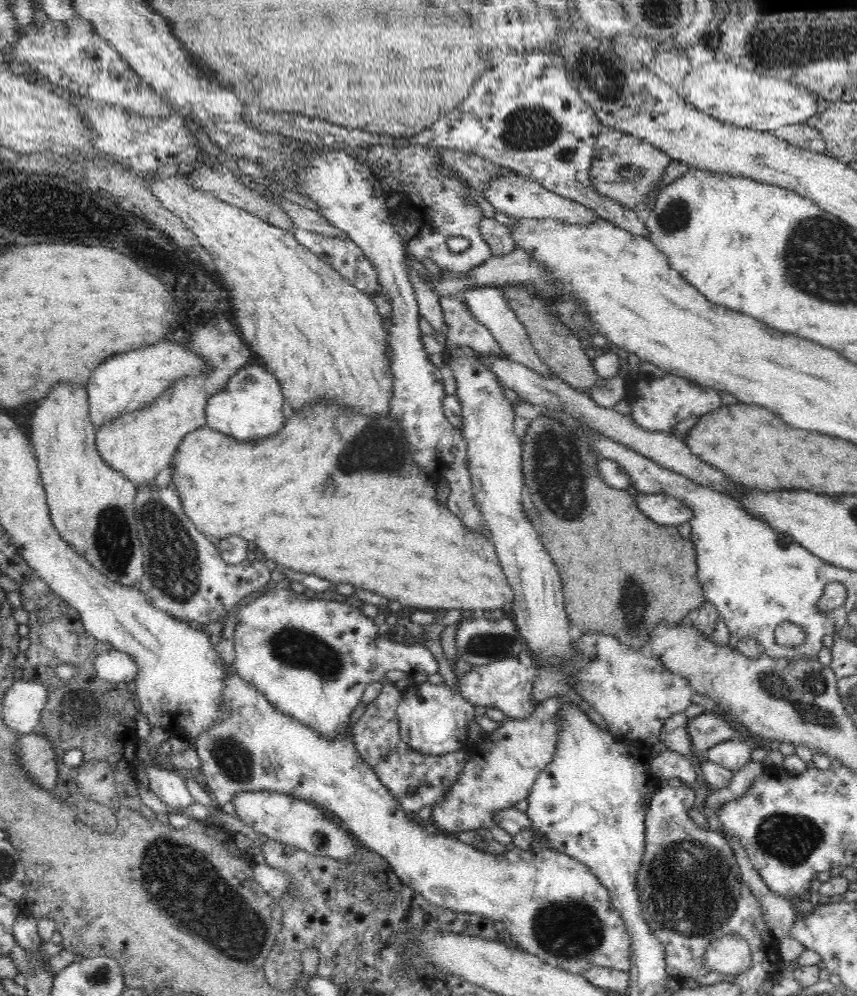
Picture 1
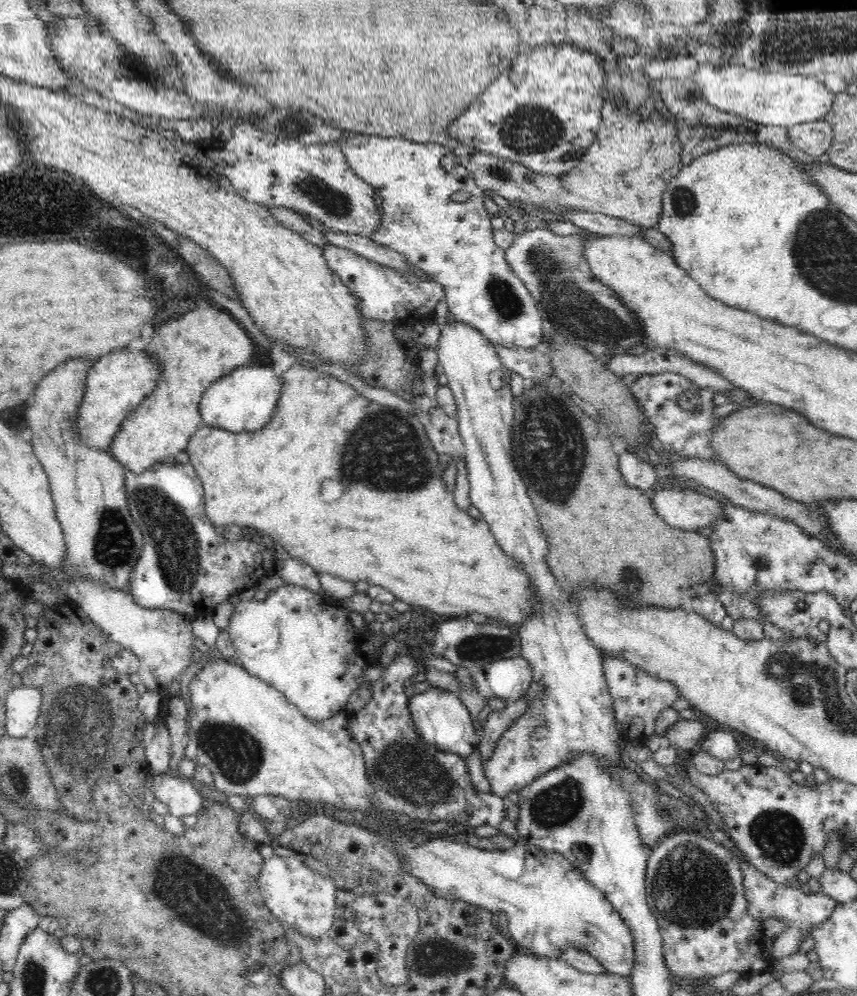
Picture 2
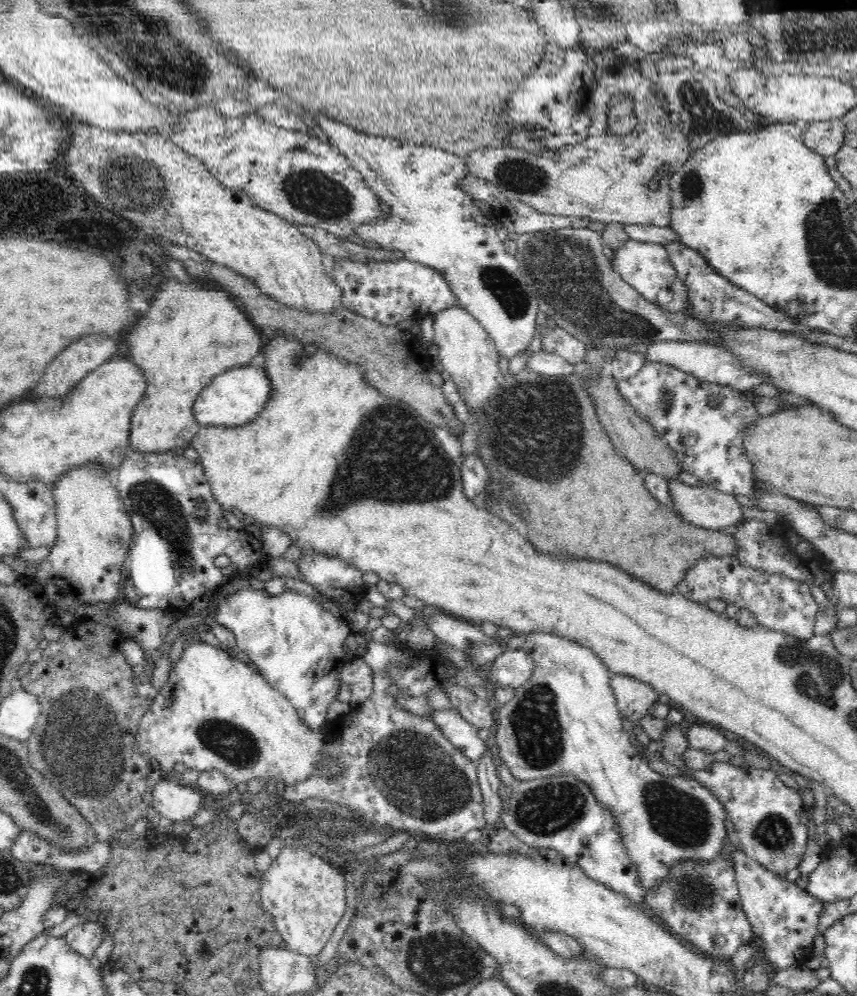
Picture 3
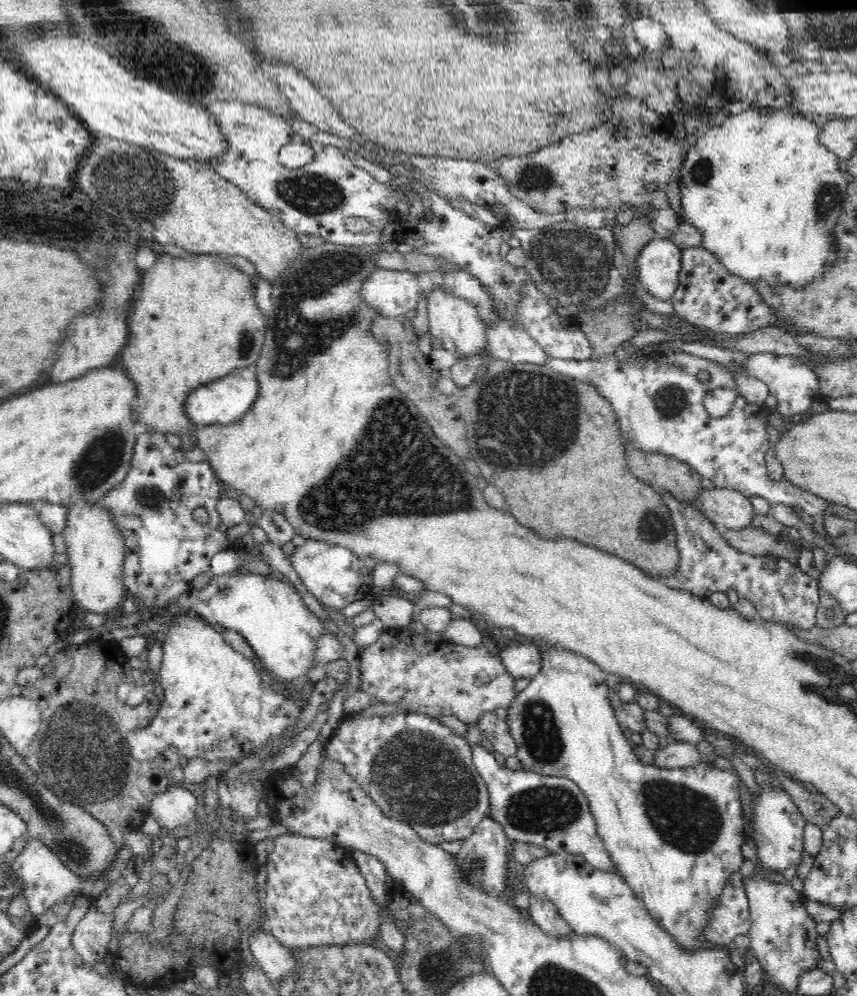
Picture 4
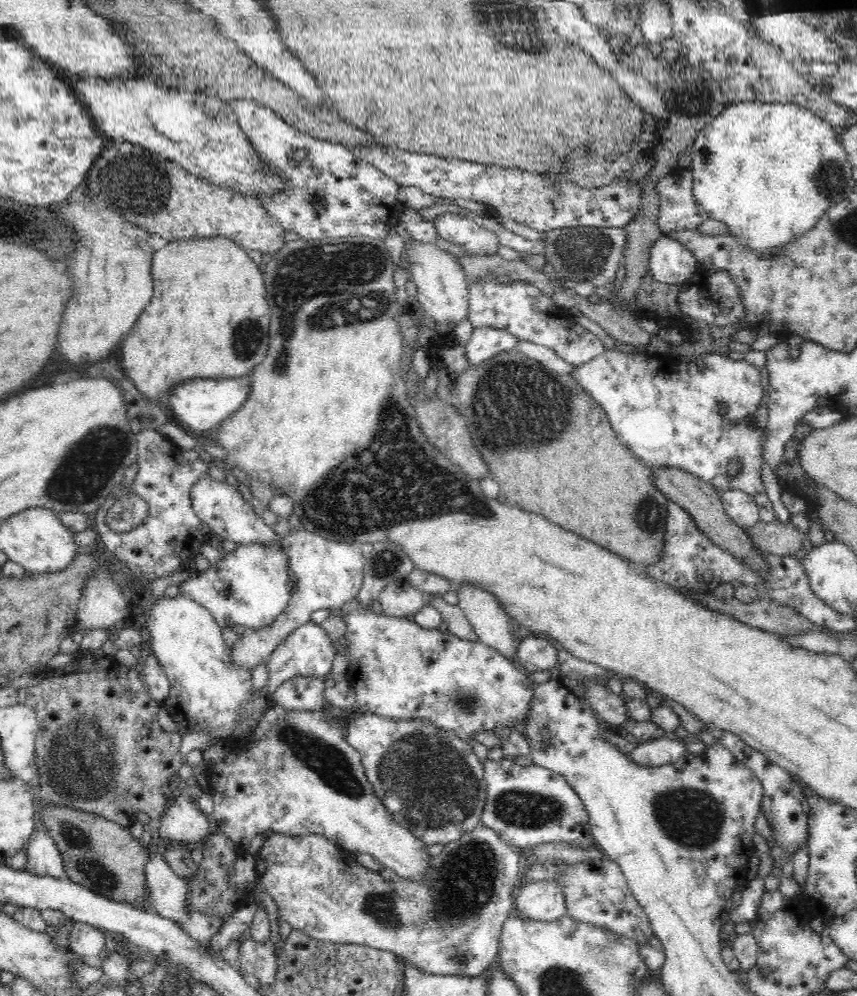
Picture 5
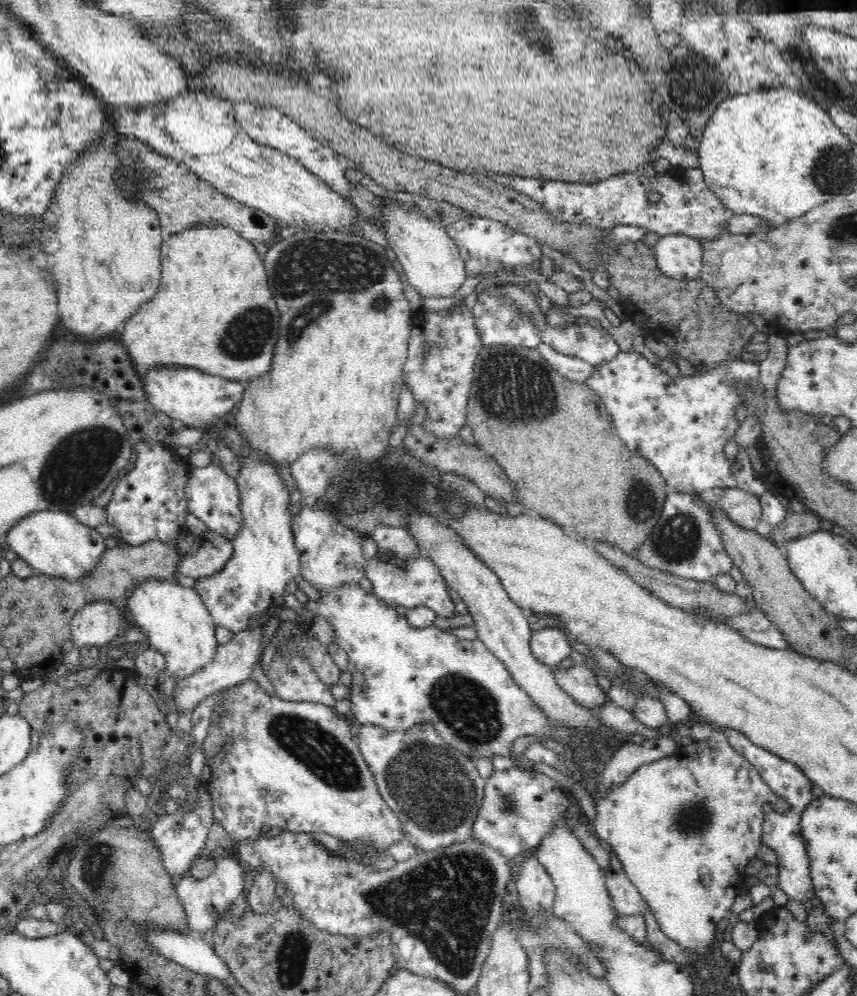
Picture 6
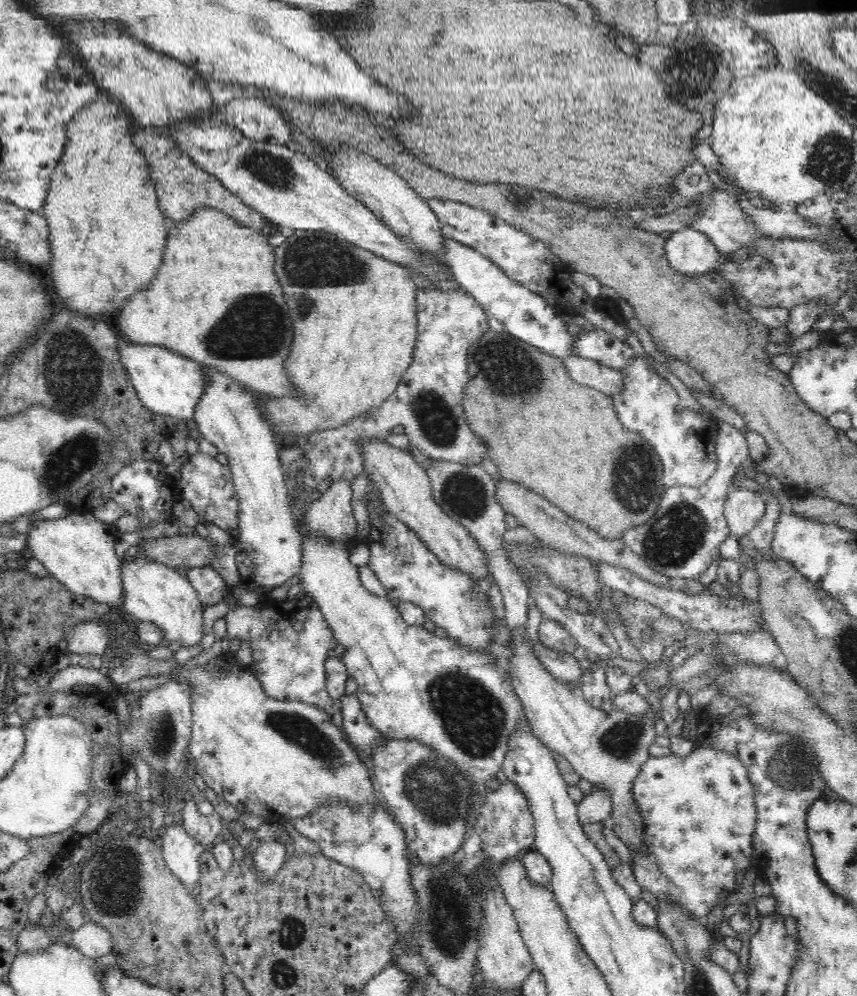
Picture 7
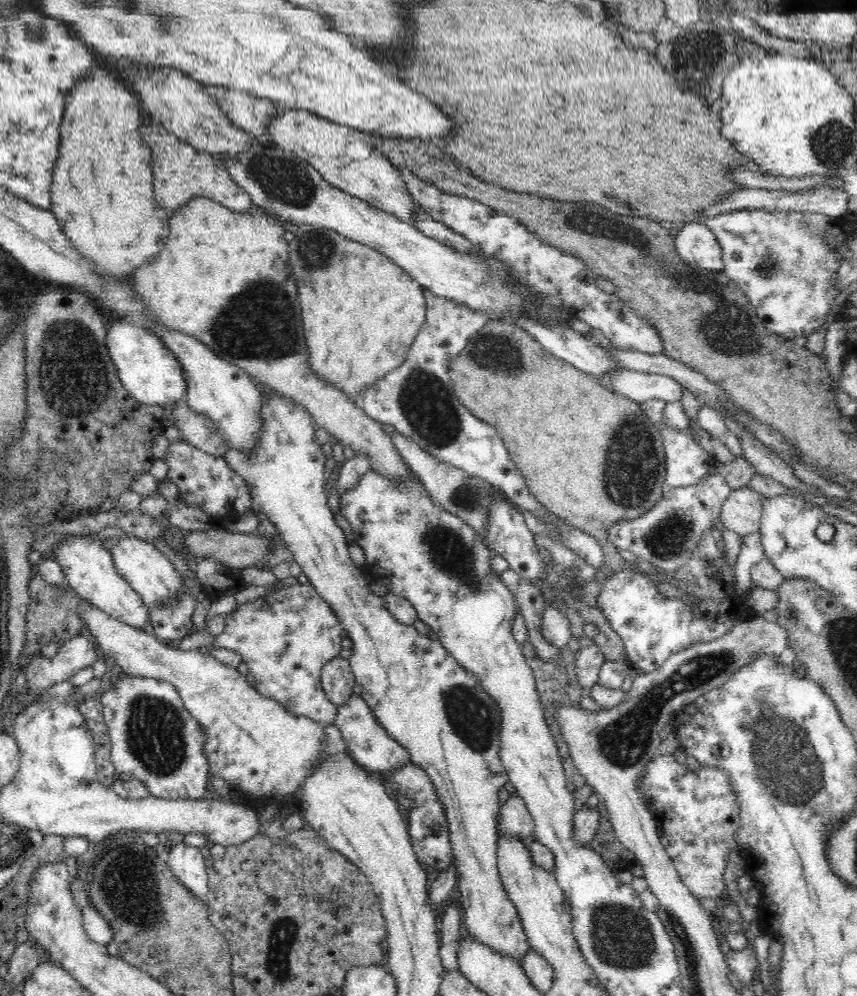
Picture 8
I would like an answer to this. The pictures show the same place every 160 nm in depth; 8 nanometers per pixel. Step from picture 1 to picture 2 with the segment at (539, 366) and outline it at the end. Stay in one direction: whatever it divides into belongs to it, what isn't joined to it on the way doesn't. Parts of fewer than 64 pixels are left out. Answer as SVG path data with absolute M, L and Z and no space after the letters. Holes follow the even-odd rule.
M343 131L344 138L338 142L340 149L344 151L348 165L352 167L352 170L368 184L372 185L374 192L380 194L383 198L383 204L381 211L381 224L380 228L376 228L376 232L370 236L370 238L378 244L391 248L401 255L404 255L408 262L416 268L420 268L426 274L434 278L445 288L445 298L447 300L449 312L454 315L456 321L460 320L464 324L479 330L486 338L488 338L494 345L502 345L506 348L520 347L523 349L534 349L540 346L540 340L542 340L542 332L546 325L543 322L543 316L540 314L540 309L536 304L536 301L530 296L526 285L523 280L520 280L510 268L510 265L505 261L505 250L500 248L494 240L494 228L490 221L490 216L484 207L484 193L475 180L471 177L468 169L460 164L458 157L446 146L440 143L417 143L416 141L409 141L402 137L382 137L382 136L366 136L350 133L349 131ZM454 192L470 192L470 197L466 202L455 202L452 200L452 194Z

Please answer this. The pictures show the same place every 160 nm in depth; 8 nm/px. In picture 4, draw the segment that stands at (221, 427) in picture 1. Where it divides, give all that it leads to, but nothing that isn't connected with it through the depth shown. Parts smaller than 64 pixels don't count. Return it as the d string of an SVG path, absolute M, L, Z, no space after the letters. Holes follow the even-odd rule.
M254 366L240 368L230 372L227 376L211 381L209 384L201 385L197 390L189 393L184 402L184 411L196 428L231 424L241 420L244 414L253 407L258 392L259 383L256 368Z

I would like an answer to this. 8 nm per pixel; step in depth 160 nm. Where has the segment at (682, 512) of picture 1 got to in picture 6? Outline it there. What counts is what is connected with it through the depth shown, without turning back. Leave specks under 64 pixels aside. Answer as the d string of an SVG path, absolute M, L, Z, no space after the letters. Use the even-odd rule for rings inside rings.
M741 488L724 489L720 506L739 527L755 530L761 520L760 498Z

